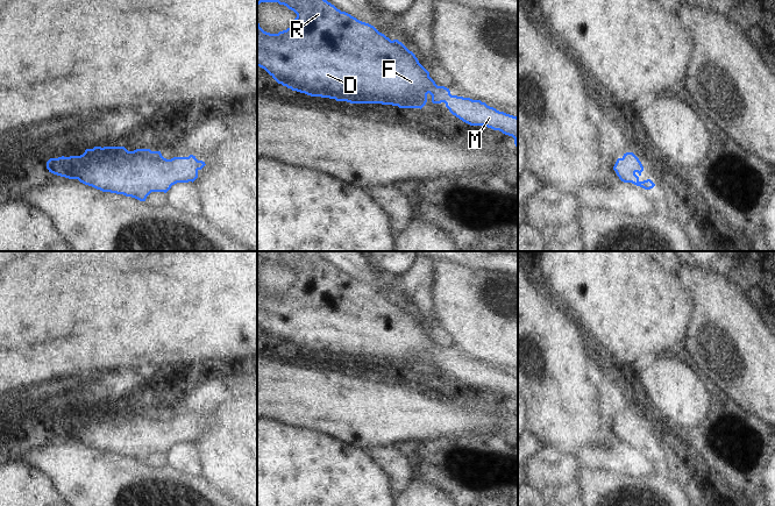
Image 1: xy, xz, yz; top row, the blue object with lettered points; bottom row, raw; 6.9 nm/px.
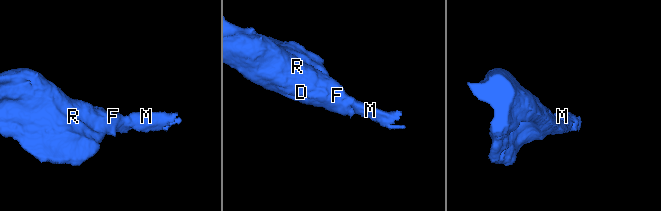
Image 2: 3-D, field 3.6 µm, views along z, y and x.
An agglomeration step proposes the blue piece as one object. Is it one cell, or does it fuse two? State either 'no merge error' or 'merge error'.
no merge error

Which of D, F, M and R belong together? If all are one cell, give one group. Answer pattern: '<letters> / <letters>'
D F M R

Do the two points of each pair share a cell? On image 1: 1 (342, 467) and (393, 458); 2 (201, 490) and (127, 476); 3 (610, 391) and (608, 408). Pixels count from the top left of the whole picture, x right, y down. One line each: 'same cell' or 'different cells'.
1: different cells
2: same cell
3: same cell

